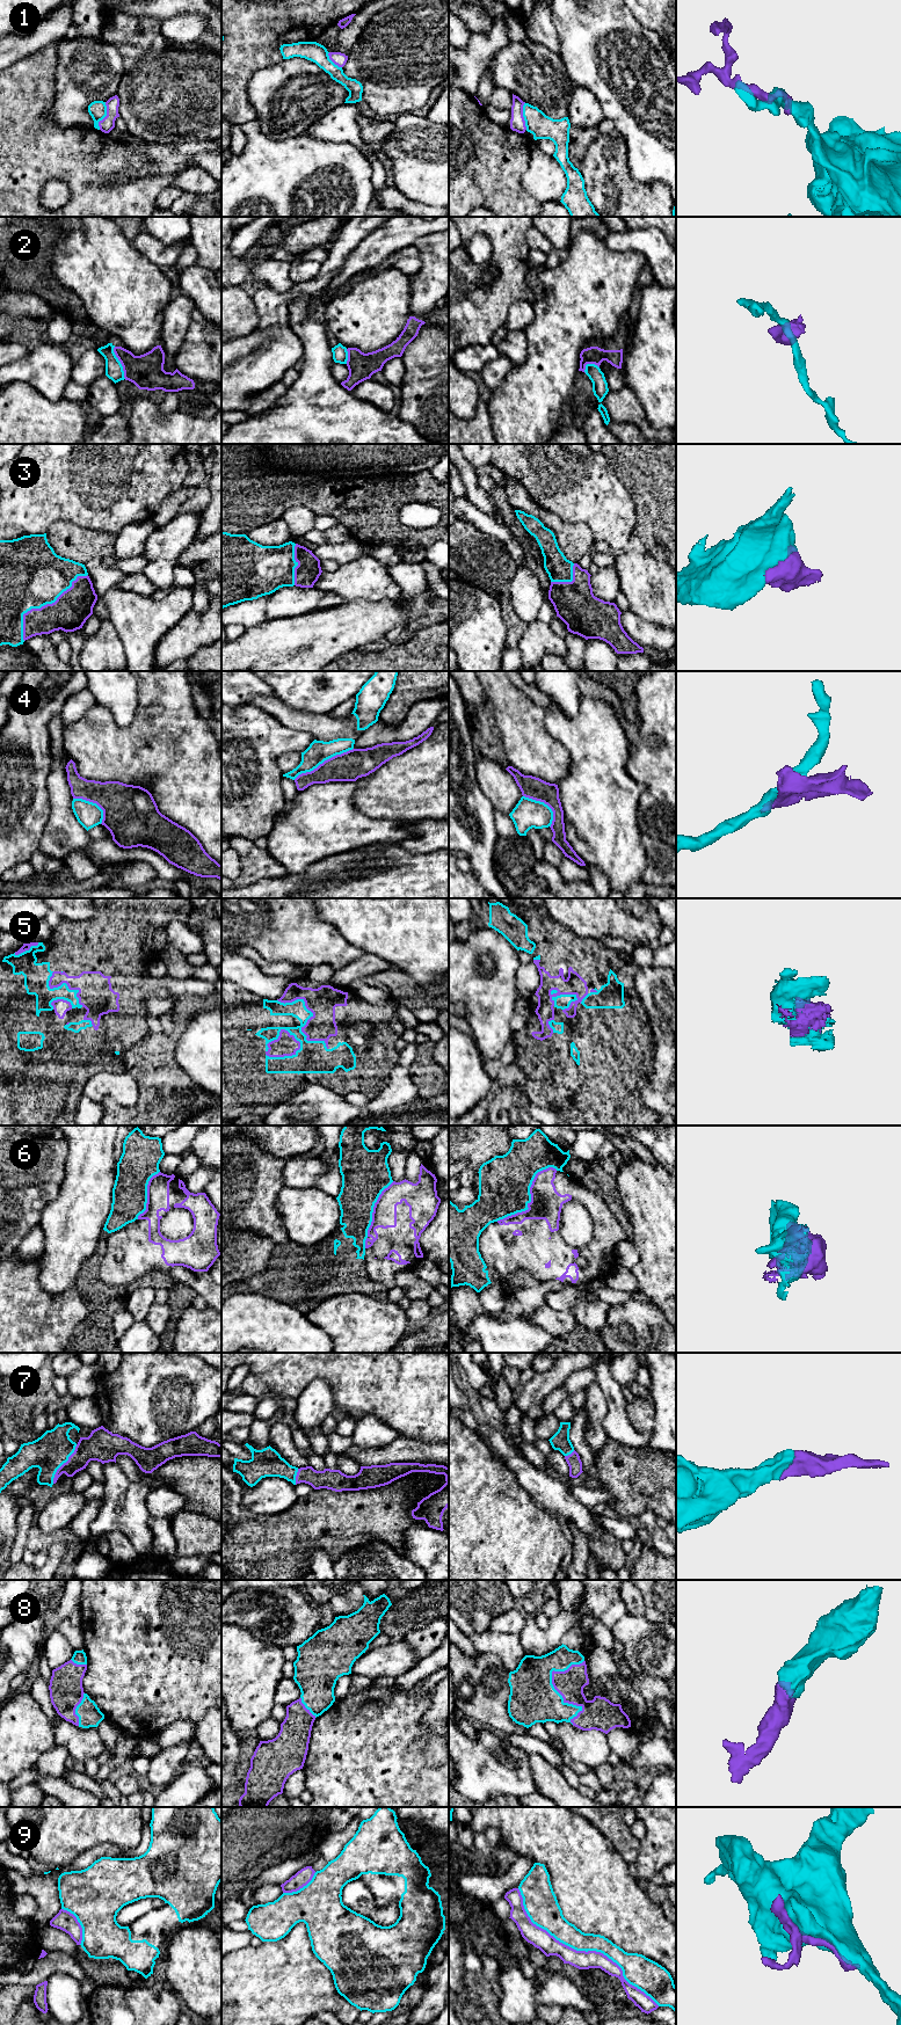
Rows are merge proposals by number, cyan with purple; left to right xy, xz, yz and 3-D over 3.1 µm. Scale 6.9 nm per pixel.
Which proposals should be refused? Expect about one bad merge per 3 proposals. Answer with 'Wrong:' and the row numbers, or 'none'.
Wrong: 1, 2, 4, 6, 9

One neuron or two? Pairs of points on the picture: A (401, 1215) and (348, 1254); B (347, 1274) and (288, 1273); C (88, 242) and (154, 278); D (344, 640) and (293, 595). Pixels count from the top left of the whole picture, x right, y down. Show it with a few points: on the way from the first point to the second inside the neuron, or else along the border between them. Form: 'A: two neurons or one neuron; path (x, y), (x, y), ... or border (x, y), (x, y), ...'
A: two neurons; border (363, 1260), (368, 1276), (378, 1283)
B: one neuron; path (332, 1273), (303, 1273)
C: one neuron; path (104, 259), (124, 278), (138, 278)
D: two neurons; border (313, 610), (285, 618)

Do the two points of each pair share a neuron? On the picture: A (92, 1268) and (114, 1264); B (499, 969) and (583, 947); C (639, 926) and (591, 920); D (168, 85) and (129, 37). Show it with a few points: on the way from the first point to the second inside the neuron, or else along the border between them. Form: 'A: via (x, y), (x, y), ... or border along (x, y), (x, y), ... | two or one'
A: border along (107, 1239), (99, 1275), (116, 1288) | two
B: border along (498, 932), (517, 951) | two
C: via (627, 919), (603, 919) | one
D: via (157, 73), (140, 49) | one

